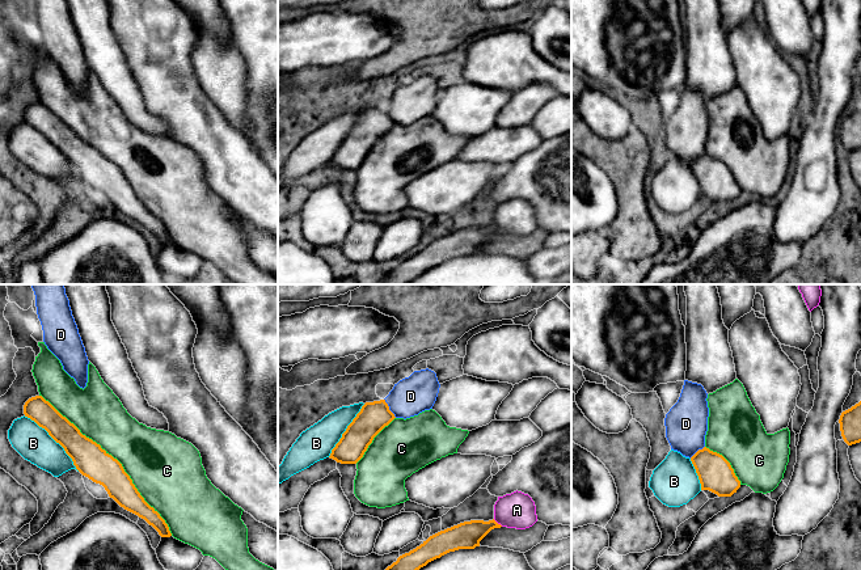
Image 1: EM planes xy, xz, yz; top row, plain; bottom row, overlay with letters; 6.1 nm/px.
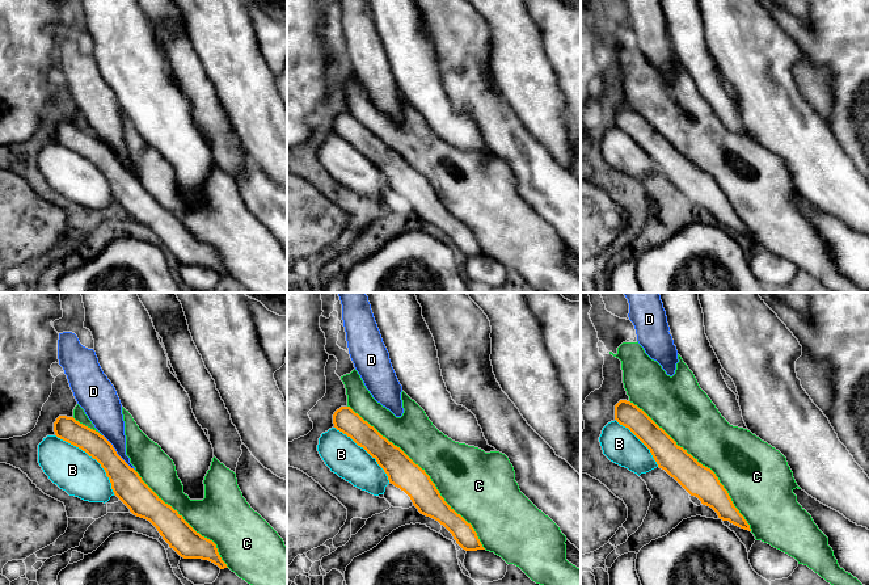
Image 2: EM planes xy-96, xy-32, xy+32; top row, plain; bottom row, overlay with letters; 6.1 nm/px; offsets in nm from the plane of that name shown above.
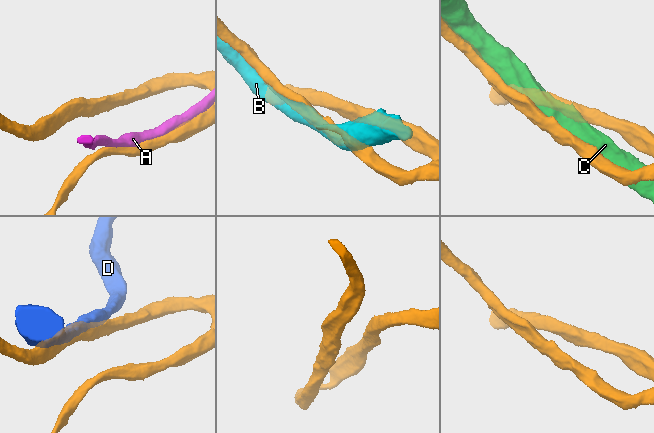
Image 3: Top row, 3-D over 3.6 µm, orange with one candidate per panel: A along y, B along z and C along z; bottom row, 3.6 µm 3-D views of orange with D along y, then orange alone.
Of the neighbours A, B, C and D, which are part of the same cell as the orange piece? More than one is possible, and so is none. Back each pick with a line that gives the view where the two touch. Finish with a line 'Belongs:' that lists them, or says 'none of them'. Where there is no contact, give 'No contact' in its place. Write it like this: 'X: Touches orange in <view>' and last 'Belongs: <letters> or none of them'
C: Touches orange in xy
Belongs: C

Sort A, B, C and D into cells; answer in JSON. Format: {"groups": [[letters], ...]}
{"groups": [["A"], ["B"], ["C"], ["D"]]}

